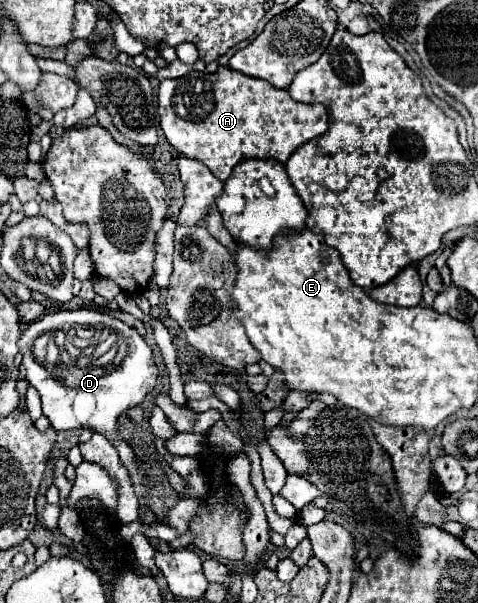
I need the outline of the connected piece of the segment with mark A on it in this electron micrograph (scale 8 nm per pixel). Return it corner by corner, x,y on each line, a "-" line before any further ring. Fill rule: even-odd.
220,65
216,73
194,73
190,77
162,81
158,89
158,115
166,141
184,157
204,163
222,181
226,181
232,167
244,159
256,157
284,163
300,145
320,137
328,129
328,113
324,105
296,103
286,89
276,89
264,79
252,79
224,65

